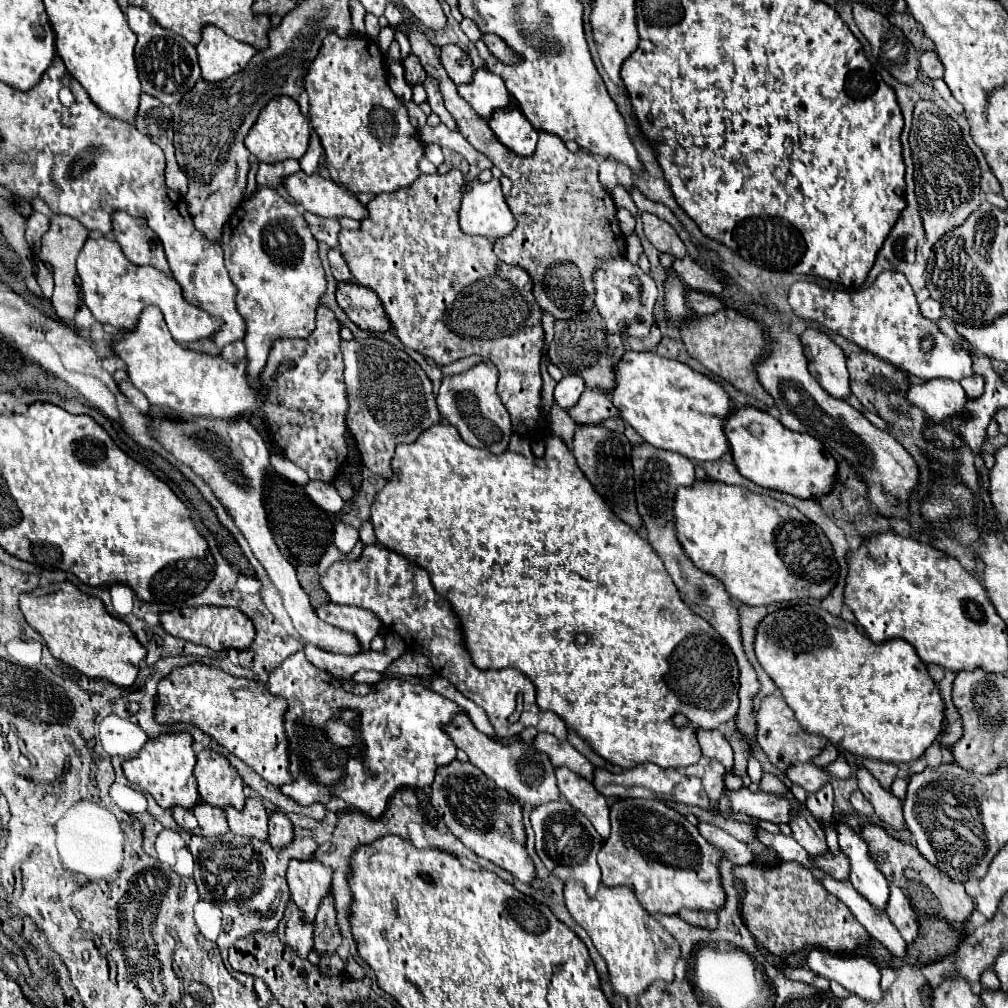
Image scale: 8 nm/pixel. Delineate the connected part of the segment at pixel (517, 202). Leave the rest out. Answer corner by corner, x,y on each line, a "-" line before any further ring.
400,8
400,12
406,16
406,24
410,26
410,44
412,44
412,52
420,58
420,62
424,64
424,70
428,72
428,76
440,76
440,90
444,96
444,104
448,108
448,112
452,112
452,116
458,122
458,130
462,132
462,136
478,150
484,152
496,168
502,170
502,174
506,178
510,178
512,188
506,194
506,204
510,206
512,214
516,216
516,228
510,236
498,238
494,242
494,254
510,266
520,266
524,268
532,282
534,282
534,296
536,302
540,304
542,310
550,312
556,320
564,320
564,318
572,318
582,310
590,310
594,306
594,284
592,284
592,268
596,262
596,256
620,256
626,250
626,238
620,232
618,220
616,220
616,206
614,200
610,196
608,190
602,188
602,184
598,182
598,162
594,156
578,150
578,152
570,152
564,146
564,140
548,134
548,132
540,132
540,140
538,140
538,148
532,156
522,158
518,154
514,154
512,150
508,150
490,130
486,120
480,120
480,116
476,116
476,112
472,112
472,108
468,108
468,104
464,104
464,100
460,100
456,86
452,84
452,80
448,80
448,74
444,72
444,68
440,66
438,60
438,50
436,46
428,40
428,36
416,26
416,22
412,20
410,12
404,12
404,8

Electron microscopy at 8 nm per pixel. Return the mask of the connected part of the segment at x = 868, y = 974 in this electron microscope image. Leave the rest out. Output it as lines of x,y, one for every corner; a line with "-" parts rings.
814,948
806,956
806,964
820,976
838,982
848,992
858,994
864,1000
880,1000
880,970
858,954
834,954
828,950

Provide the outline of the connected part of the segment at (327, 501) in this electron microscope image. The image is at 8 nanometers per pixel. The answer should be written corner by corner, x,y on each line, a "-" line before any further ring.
310,482
308,486
304,486
304,490
322,510
326,510
330,514
338,514
344,506
344,500
340,498
340,494
338,494
338,490
334,488
332,482
328,482
328,484

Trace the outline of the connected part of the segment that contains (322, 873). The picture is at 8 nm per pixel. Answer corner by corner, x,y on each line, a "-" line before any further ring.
314,858
290,860
286,876
292,900
306,912
306,920
312,922
316,908
320,906
320,896
326,896
330,892
332,868

